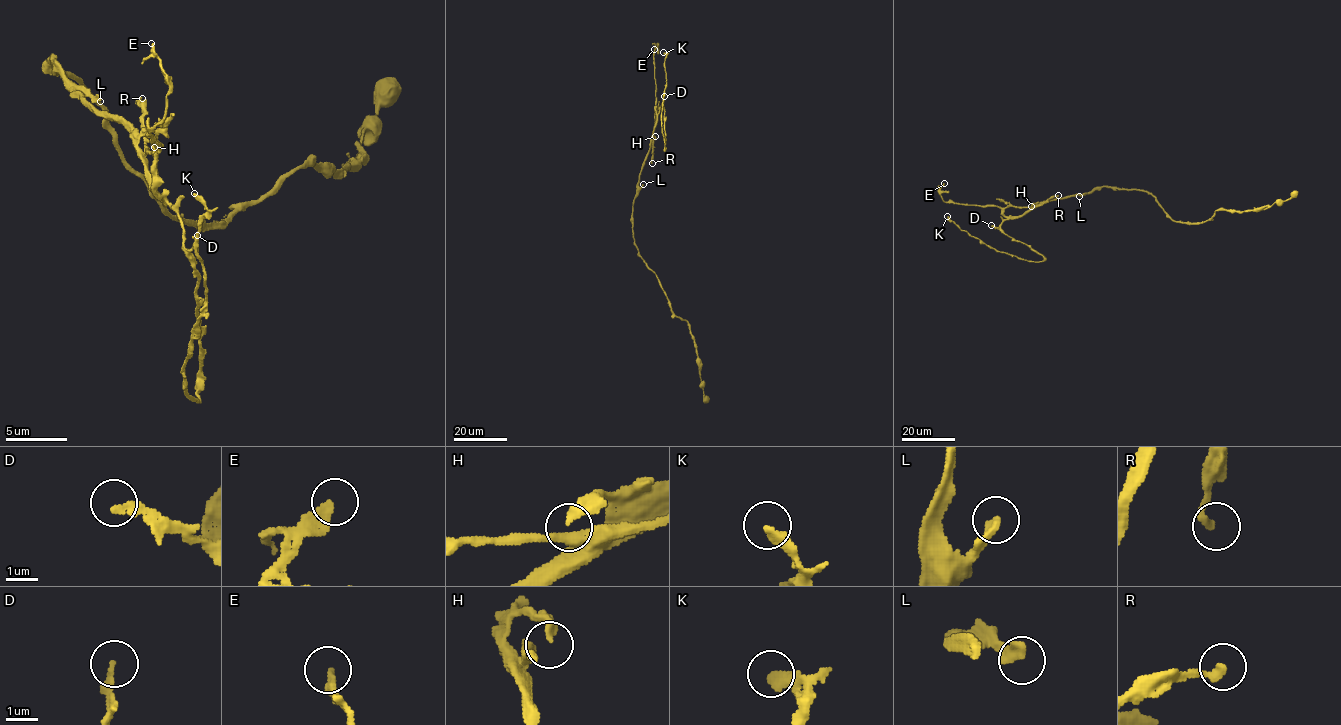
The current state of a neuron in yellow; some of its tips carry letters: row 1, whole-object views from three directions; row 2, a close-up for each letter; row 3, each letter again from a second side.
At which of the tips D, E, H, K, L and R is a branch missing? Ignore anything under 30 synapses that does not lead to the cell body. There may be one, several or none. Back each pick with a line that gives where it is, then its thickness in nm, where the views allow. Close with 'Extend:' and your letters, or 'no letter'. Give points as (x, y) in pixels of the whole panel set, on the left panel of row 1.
Extend: no letter

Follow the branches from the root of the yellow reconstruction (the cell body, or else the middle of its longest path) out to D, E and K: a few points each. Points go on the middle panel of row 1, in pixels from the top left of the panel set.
D: (638, 185), (664, 96)
E: (638, 185), (653, 133), (653, 53), (658, 46), (654, 49)
K: (638, 185), (661, 105), (664, 110), (665, 149), (661, 129), (666, 85), (663, 52)

